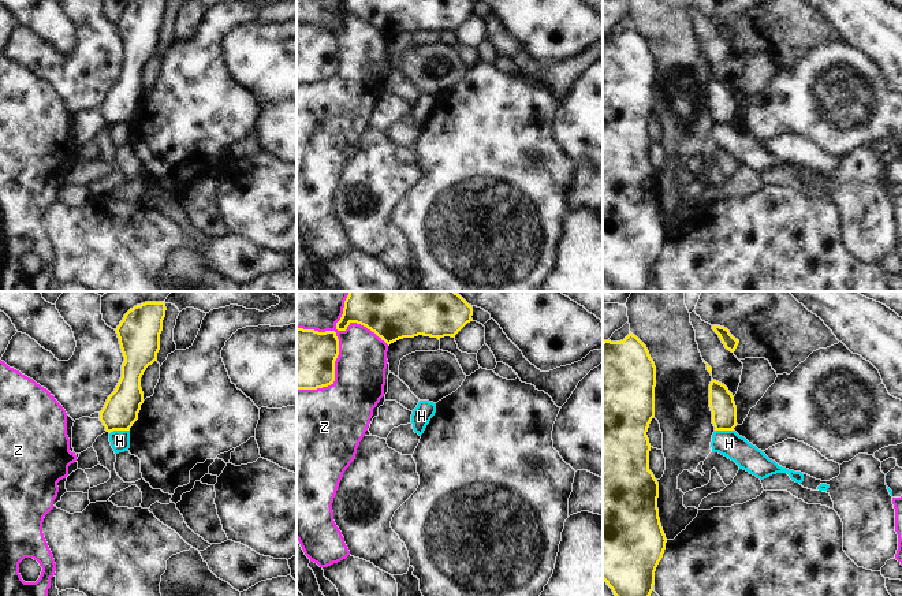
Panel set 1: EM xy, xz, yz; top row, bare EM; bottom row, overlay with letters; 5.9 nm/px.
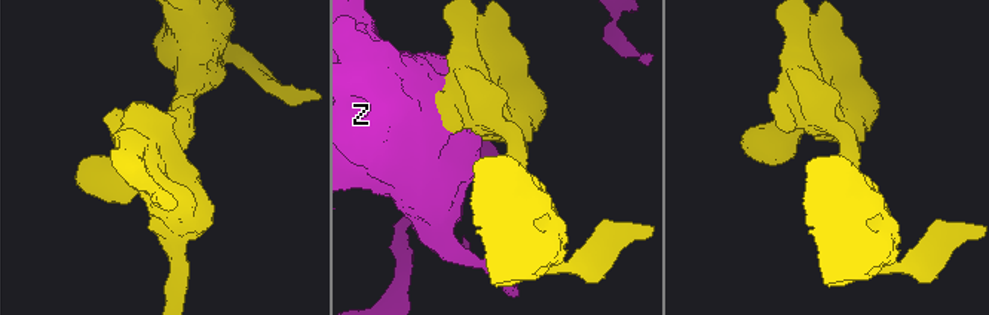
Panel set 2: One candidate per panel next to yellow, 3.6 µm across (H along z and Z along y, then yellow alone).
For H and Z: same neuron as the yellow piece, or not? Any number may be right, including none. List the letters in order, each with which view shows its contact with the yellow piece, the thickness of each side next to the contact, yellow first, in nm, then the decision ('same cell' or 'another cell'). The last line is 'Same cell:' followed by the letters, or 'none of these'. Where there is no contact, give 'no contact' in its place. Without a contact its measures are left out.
H: xy | 200/110 nm | another cell
Z: xz | 360/300 nm | another cell
Same cell: none of these

